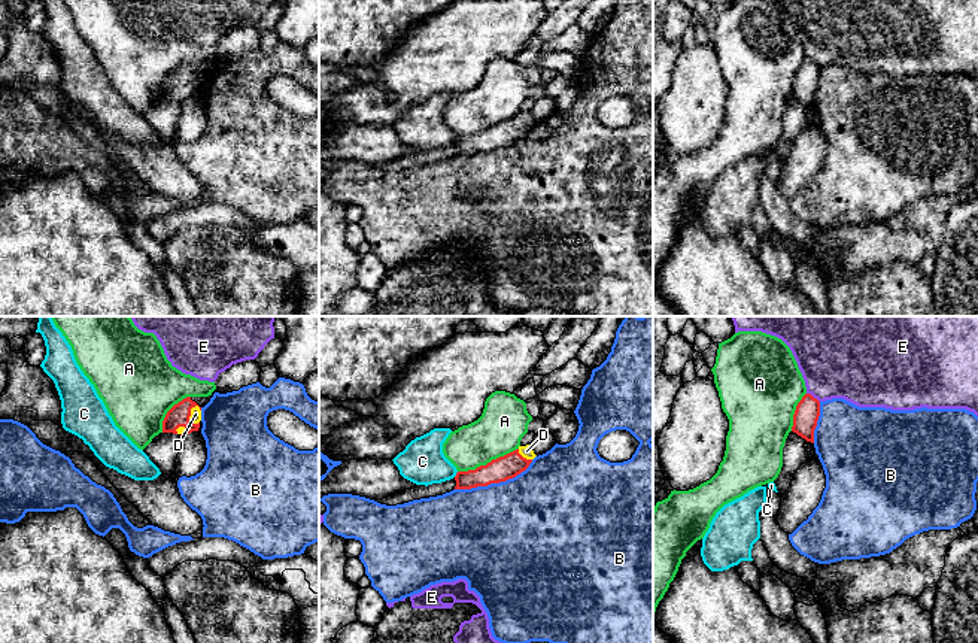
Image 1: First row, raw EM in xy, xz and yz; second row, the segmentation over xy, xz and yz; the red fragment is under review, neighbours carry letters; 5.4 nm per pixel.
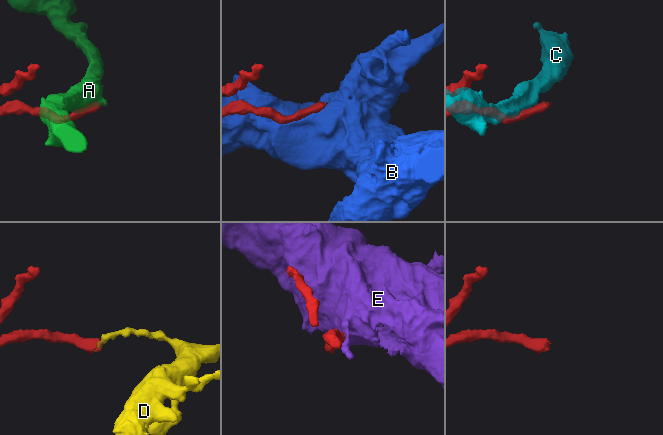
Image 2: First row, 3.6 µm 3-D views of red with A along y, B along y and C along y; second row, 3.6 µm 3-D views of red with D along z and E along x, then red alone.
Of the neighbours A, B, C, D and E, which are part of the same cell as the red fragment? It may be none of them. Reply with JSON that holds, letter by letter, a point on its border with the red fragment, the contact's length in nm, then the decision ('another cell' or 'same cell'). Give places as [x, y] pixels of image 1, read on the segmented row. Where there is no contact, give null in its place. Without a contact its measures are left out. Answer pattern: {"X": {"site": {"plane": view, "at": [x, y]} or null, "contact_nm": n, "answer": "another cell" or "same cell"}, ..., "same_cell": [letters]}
{"A": {"site": {"plane": "xz", "at": [488, 463]}, "contact_nm": 360, "answer": "another cell"}, "B": {"site": {"plane": "xz", "at": [494, 482]}, "contact_nm": 460, "answer": "another cell"}, "C": {"site": {"plane": "xz", "at": [456, 475]}, "contact_nm": 40, "answer": "another cell"}, "D": {"site": {"plane": "xy", "at": [190, 413]}, "contact_nm": 120, "answer": "same cell"}, "E": {"site": {"plane": "yz", "at": [811, 396]}, "contact_nm": 90, "answer": "another cell"}, "same_cell": ["D"]}

